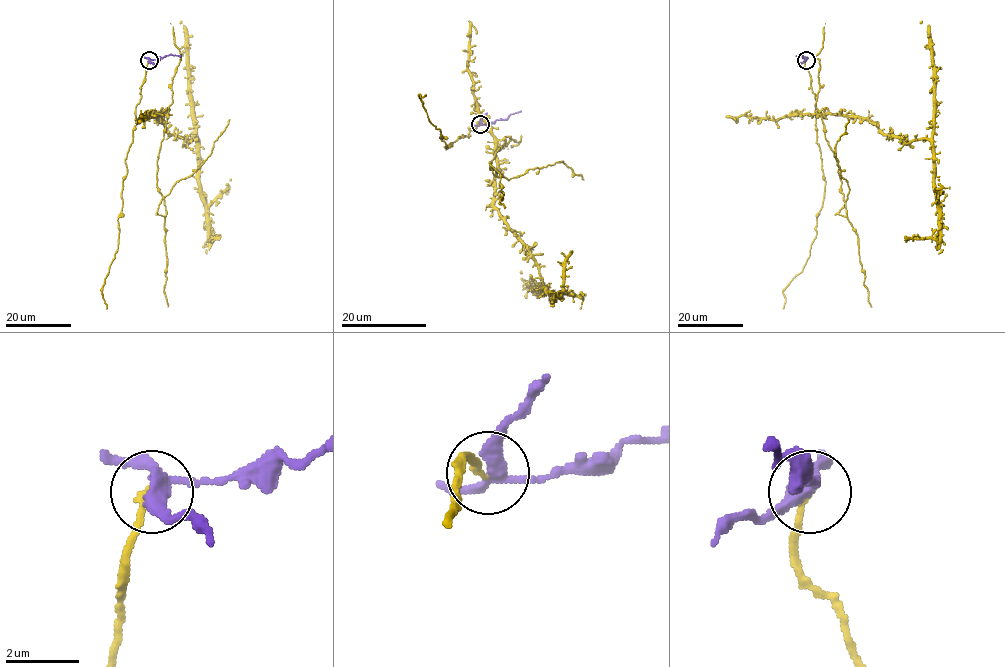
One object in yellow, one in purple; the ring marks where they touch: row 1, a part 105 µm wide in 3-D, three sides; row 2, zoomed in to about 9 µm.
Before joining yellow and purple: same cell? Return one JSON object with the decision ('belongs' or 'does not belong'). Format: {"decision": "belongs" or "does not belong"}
{"decision": "does not belong"}

